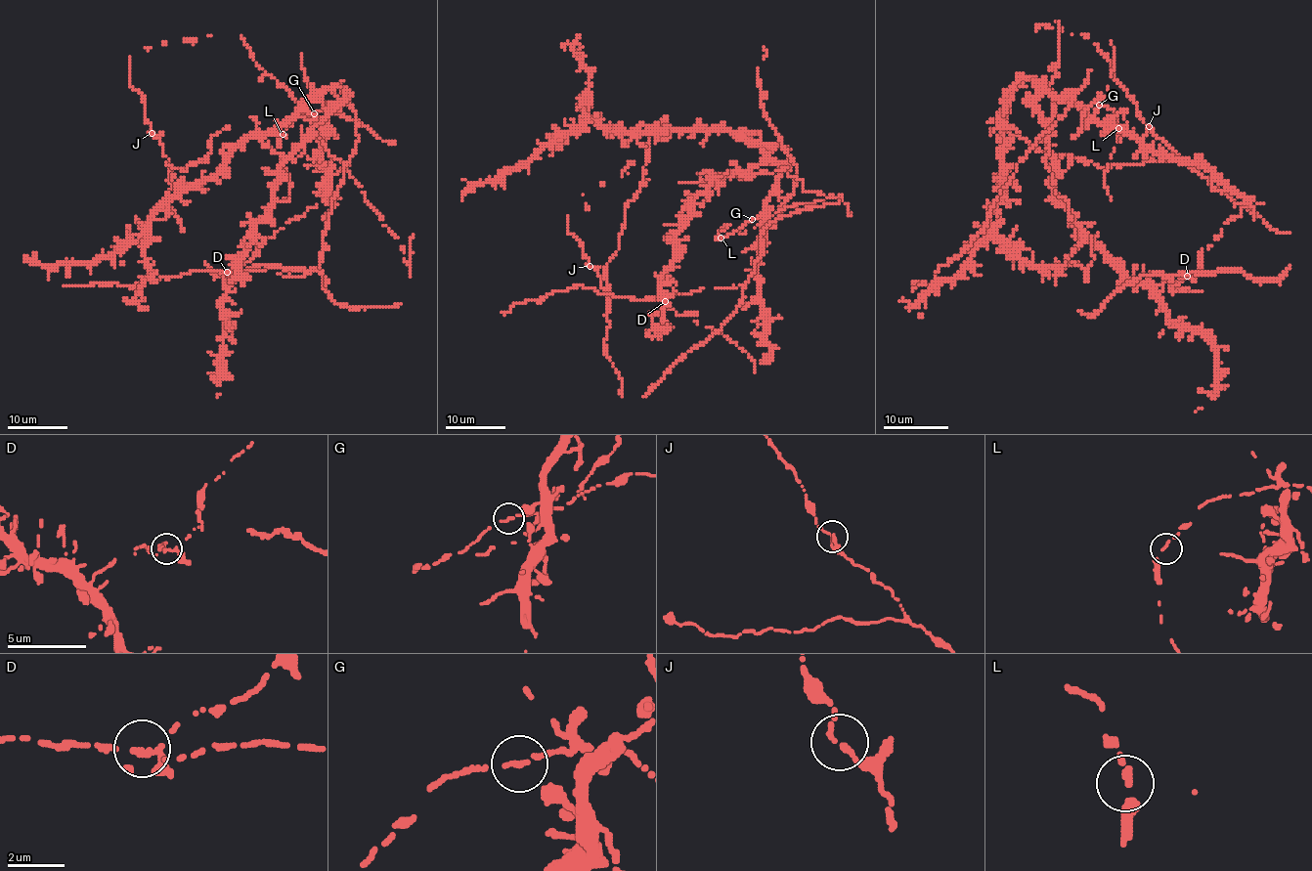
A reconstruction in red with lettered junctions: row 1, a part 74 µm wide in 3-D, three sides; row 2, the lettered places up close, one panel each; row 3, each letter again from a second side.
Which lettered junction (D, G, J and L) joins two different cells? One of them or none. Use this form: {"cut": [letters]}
{"cut": ["D"]}

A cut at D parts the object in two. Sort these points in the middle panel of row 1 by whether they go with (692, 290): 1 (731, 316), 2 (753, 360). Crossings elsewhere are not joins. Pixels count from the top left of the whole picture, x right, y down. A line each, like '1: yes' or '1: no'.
1: yes
2: no

